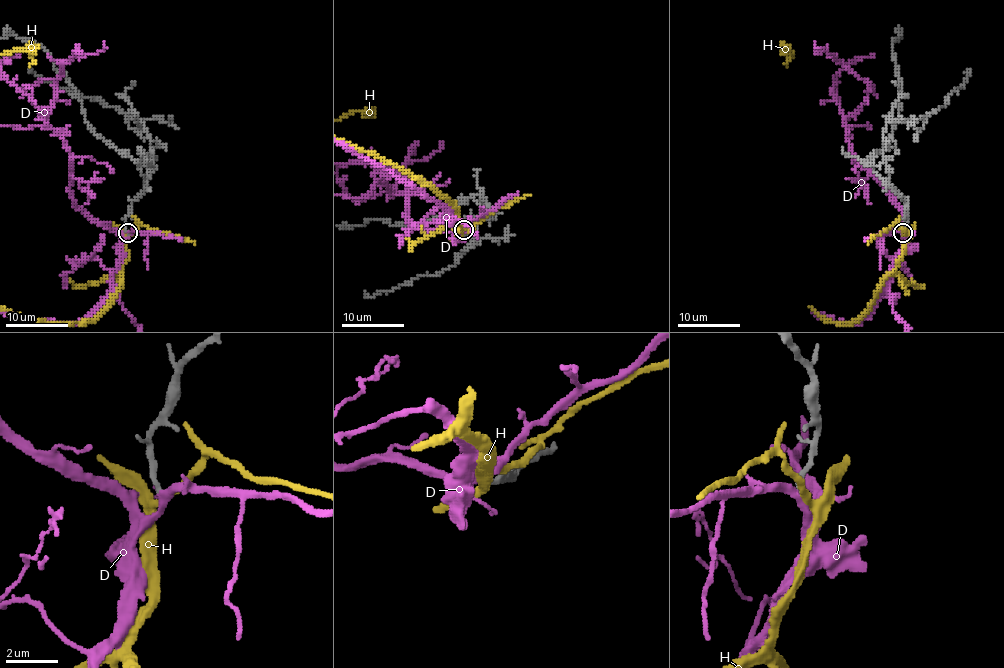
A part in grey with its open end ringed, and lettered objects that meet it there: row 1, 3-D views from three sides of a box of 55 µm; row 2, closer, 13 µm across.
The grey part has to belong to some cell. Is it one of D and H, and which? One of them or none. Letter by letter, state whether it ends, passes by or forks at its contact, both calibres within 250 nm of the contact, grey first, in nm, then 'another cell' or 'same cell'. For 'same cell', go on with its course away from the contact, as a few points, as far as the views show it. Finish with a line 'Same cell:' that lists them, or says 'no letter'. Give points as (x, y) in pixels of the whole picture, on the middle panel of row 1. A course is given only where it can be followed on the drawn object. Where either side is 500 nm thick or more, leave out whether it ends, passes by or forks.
D: it passes by; calibres 200 and 260 nm; same cell
H: it passes by; calibres 170 and 260 nm; another cell
Same cell: D

